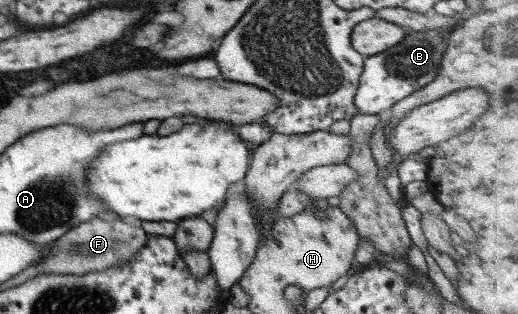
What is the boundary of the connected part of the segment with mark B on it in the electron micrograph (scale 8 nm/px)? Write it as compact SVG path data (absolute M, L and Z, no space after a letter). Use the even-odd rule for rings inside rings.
M436 28L438 34L426 31L413 31L407 34L397 46L393 46L379 54L364 57L364 67L359 81L359 88L353 102L359 114L383 115L383 110L390 109L393 104L403 100L411 93L429 84L439 72L445 54L450 31Z

